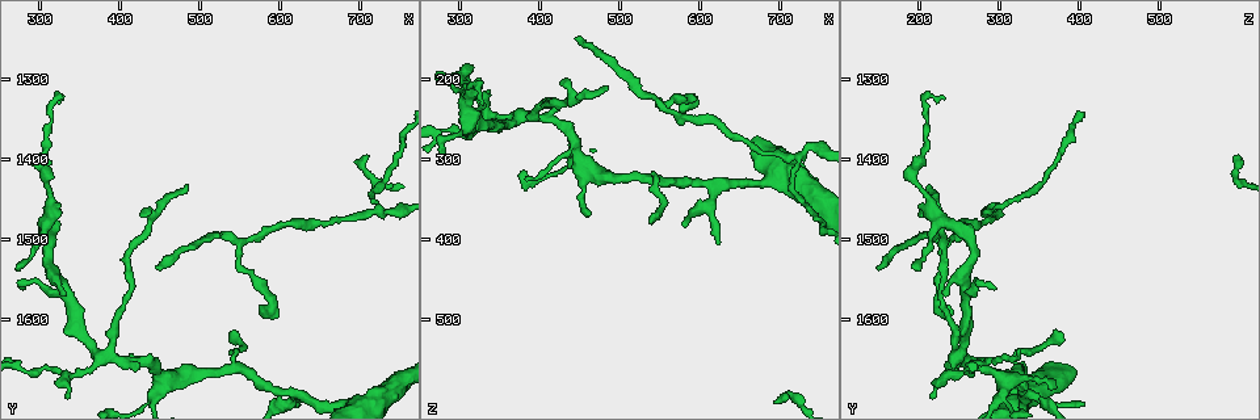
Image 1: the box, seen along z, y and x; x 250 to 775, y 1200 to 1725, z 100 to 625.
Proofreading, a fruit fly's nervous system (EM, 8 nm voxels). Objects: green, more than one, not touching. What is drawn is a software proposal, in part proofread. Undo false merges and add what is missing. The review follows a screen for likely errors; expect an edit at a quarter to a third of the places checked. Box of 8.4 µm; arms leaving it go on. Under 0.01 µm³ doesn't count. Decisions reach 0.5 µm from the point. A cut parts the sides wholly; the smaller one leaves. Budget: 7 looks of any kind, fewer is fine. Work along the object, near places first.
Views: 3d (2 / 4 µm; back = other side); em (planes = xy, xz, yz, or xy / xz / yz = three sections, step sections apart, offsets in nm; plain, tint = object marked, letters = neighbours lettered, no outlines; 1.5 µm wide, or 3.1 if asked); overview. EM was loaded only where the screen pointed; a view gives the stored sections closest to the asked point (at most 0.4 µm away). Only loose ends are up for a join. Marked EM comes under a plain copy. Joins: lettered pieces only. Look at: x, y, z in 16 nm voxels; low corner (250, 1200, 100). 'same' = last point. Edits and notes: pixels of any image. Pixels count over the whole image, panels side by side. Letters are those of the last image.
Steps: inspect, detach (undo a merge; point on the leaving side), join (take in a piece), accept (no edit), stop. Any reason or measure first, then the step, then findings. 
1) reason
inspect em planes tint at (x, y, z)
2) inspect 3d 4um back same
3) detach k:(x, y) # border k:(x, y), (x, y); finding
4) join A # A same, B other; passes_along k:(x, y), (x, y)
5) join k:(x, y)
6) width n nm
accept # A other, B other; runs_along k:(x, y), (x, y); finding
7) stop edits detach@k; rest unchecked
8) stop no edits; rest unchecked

thick turns thin
inspect 3d 2um at (625, 1695, 330)

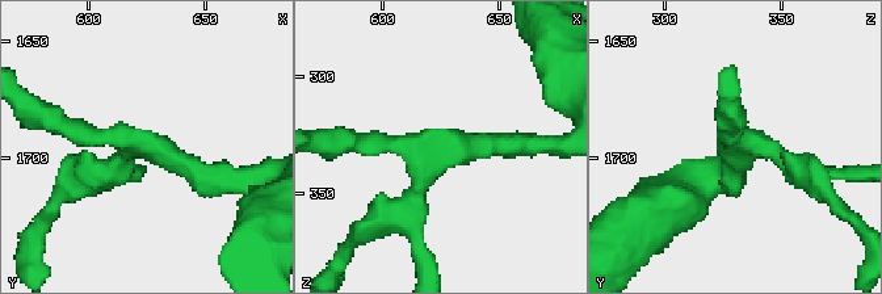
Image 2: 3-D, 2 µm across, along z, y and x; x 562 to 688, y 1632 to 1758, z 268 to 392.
arms 3; arm_widths 170, 190, 220 nm
inspect em planes letters at (624, 1694, 330)

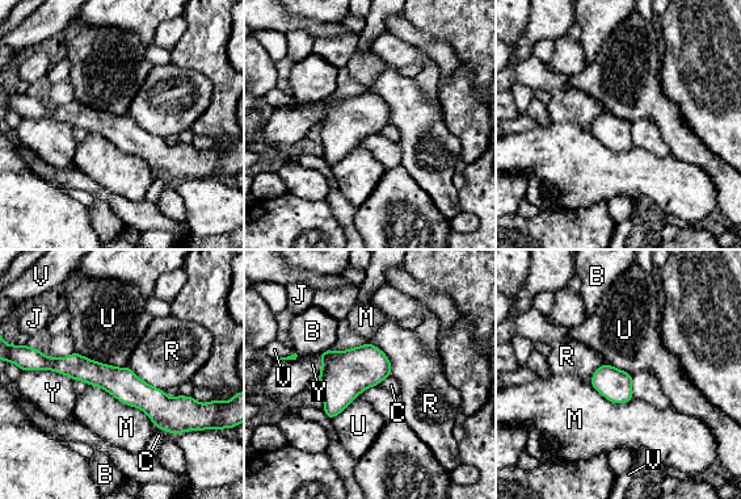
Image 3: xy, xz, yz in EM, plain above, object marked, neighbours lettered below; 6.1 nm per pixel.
longest_contact M 480 nm
accept # B other, C other, J other, M other, R other, U other, V other, Y other; runs_along 3:(25, 361), (177, 399); all the same cell

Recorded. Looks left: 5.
tapers out
inspect em planes letters at (540, 1620, 375)

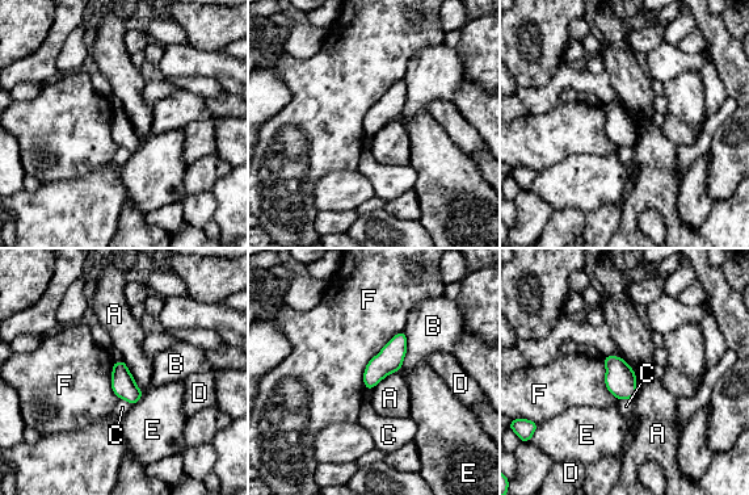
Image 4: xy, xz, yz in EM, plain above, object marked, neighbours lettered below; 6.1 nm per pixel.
accept # A other, B other, C other, D other, E other, F other; border 4:(622, 357), (635, 374), (634, 398); none of them fits

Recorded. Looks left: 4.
branch stops here
inspect 3d 4um at (455, 1690, 360)

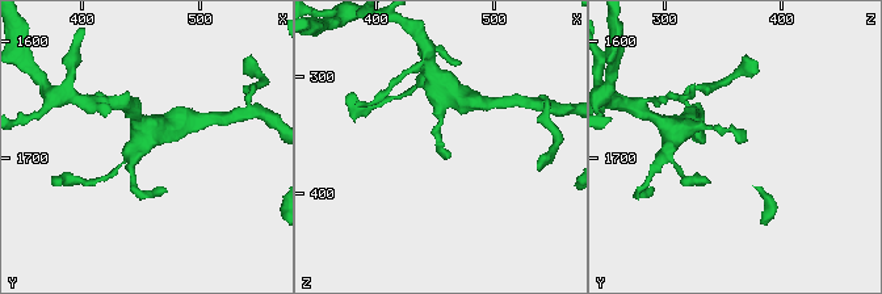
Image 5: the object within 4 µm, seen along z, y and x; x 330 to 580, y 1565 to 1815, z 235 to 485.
shape alone is not enough
inspect em xy step 4 tint at (460, 1686, 364)

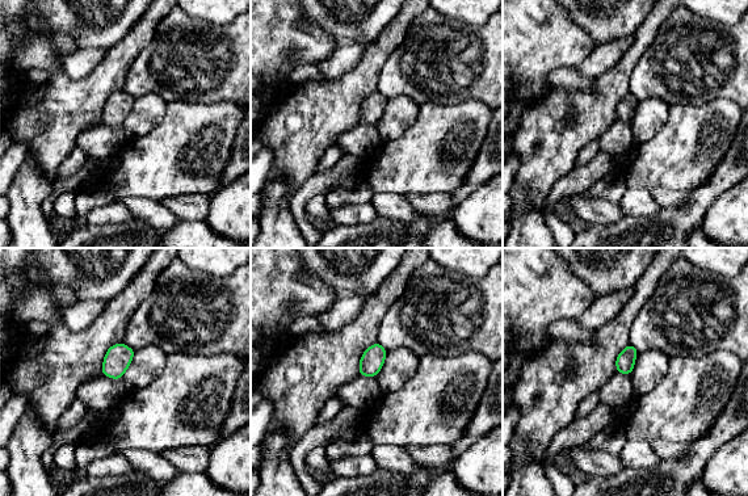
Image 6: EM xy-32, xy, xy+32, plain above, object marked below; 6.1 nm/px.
inspect em planes letters same

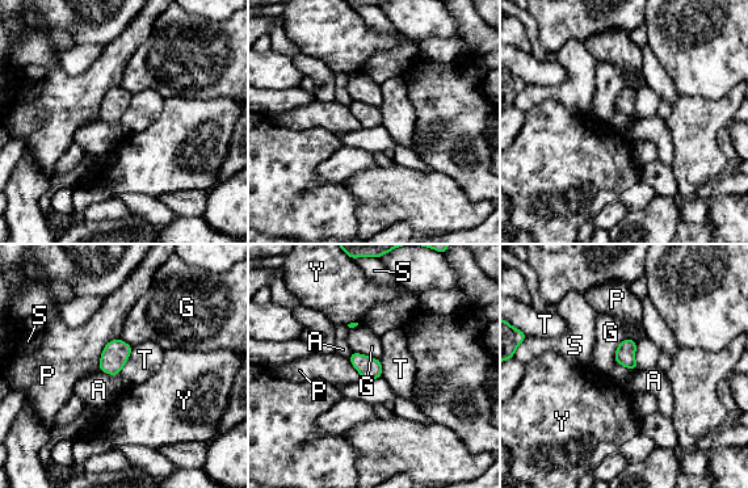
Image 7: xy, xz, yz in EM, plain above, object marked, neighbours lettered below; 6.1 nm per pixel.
accept # A other, G other, P other, S other, T other, Y other; border 7:(133, 348), (127, 361), (118, 373); no lettered piece goes on from it

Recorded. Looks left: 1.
stop no edits; rest unchecked

